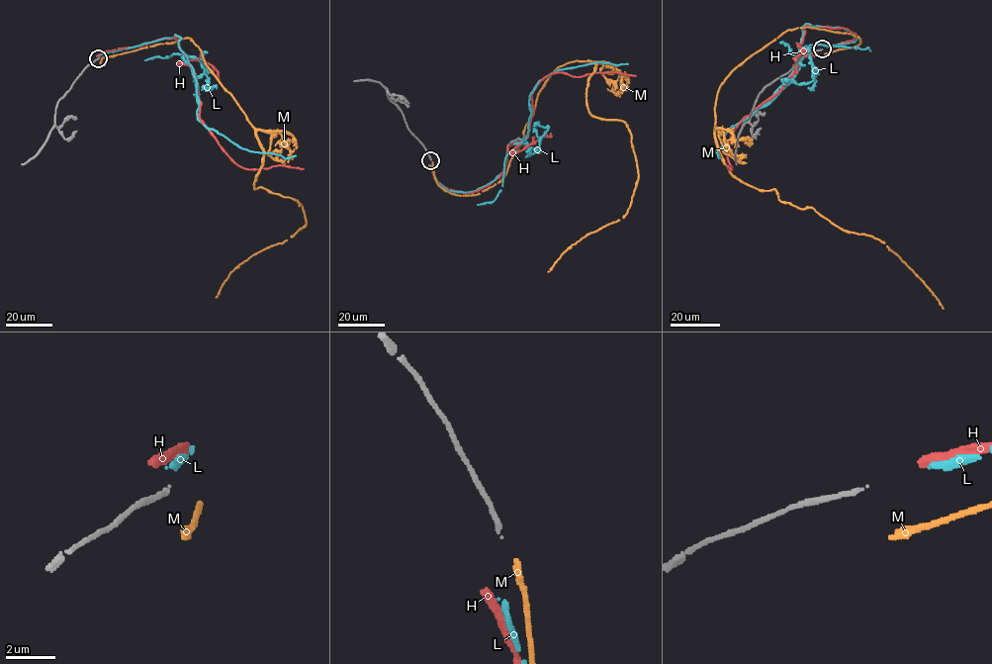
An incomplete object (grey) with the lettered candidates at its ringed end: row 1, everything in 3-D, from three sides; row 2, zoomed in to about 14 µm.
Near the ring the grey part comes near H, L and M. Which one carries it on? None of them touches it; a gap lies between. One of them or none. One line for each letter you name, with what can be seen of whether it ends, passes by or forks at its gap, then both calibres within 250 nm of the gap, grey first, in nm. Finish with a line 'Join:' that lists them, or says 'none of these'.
Join: none of these

